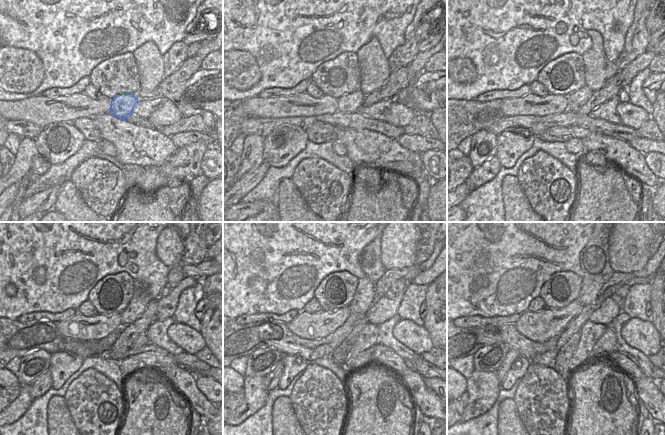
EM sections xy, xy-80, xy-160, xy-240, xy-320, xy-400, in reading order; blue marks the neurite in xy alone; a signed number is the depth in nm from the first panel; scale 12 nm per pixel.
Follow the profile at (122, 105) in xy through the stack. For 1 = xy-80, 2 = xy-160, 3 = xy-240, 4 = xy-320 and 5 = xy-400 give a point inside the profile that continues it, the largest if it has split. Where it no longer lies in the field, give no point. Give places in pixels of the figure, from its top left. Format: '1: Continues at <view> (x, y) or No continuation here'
1: Continues at xy-80 (351, 102)
2: Continues at xy-160 (576, 99)
3: Continues at xy-240 (138, 304)
4: Continues at xy-320 (369, 259)
5: Continues at xy-400 (594, 260).

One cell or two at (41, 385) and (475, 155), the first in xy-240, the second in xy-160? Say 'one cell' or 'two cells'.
two cells

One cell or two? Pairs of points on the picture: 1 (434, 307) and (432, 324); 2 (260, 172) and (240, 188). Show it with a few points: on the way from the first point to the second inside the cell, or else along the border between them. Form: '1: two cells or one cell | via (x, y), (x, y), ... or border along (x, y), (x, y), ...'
1: one cell | via (433, 311), (432, 320)
2: one cell | via (255, 176), (245, 184)

